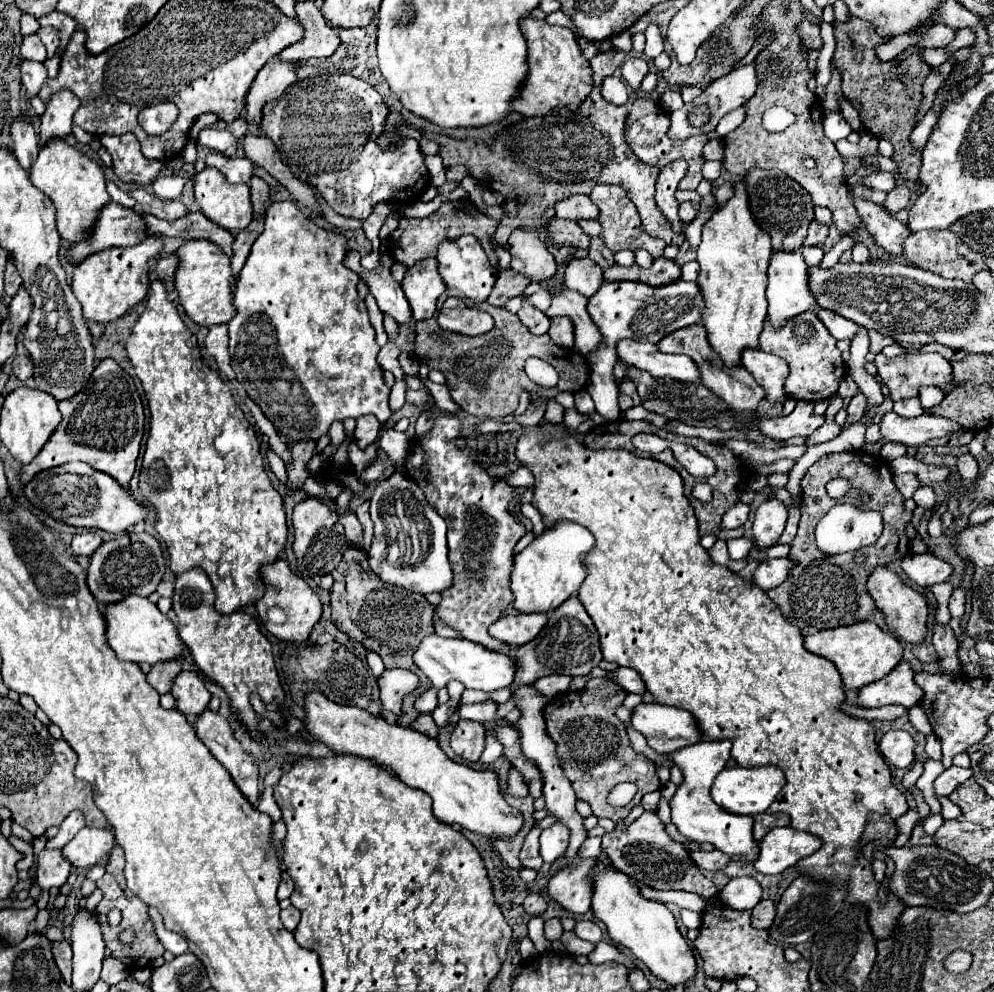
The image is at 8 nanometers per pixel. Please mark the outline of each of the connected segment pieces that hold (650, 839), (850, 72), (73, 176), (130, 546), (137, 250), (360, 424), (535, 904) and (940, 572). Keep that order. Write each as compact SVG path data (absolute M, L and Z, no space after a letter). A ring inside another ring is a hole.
M644 811L632 823L614 827L614 831L602 835L602 851L608 855L612 867L616 871L626 873L638 883L646 883L652 889L682 889L692 891L702 897L714 897L718 889L708 881L700 869L692 863L690 851L686 851L680 843L672 841L666 833L664 823L660 823L654 811Z
M848 17L848 21L834 21L834 39L836 51L832 57L834 69L842 77L842 91L846 101L858 111L862 125L866 131L880 139L886 139L894 147L894 161L900 167L900 177L912 183L918 183L918 175L922 163L922 151L914 151L910 145L910 133L916 125L916 113L922 101L922 85L924 79L932 73L932 67L922 59L924 47L912 45L904 49L892 61L880 61L876 57L876 47L886 43L876 35L872 23L864 23L862 19Z
M52 139L52 143L44 143L38 159L32 163L30 179L42 193L52 199L56 207L58 233L70 243L76 243L76 239L82 241L86 237L86 231L96 221L98 209L102 209L110 199L102 167L88 159L74 145L66 143L66 139Z
M124 533L112 541L102 543L88 569L88 587L100 605L116 603L128 595L148 597L156 591L164 575L164 557L158 541L150 533Z
M148 235L142 243L134 247L112 247L88 255L80 265L74 267L72 277L72 291L82 305L82 313L88 321L108 323L124 313L128 313L136 303L140 303L150 285L150 265L148 261L154 259L164 249L164 239L156 235Z
M366 415L360 417L356 421L356 429L354 429L354 439L358 441L360 447L366 447L370 443L376 441L378 437L378 429L380 429L380 421L374 415Z
M530 893L526 897L523 907L532 916L542 915L547 909L547 901L539 893Z
M908 553L902 559L902 569L910 577L910 581L918 587L932 587L944 583L952 573L952 567L932 553L922 555Z

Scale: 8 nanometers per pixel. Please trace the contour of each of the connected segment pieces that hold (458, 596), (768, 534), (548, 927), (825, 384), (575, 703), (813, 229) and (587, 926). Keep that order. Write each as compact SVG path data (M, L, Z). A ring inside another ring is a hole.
M454 415L436 417L432 429L426 435L412 439L412 451L404 463L406 473L424 491L428 505L432 509L436 509L438 515L444 517L444 521L448 523L448 551L450 551L448 559L450 559L450 565L454 571L454 583L452 583L452 587L448 587L440 593L442 601L436 607L436 615L446 625L450 625L454 631L458 631L458 635L462 639L480 643L482 647L486 647L490 651L514 657L514 649L506 643L492 639L492 635L488 635L488 629L492 623L496 623L504 615L506 607L512 603L510 575L512 575L512 563L514 563L514 547L526 533L526 527L520 525L516 521L516 517L510 513L510 501L514 499L516 487L508 485L506 477L510 477L512 471L508 471L504 477L490 475L490 471L486 467L486 459L488 459L486 453L482 453L474 447L468 447L468 445L464 445L464 447L456 445L456 439L460 437L460 429L462 429L462 421L458 417L454 417Z
M764 499L754 515L754 545L770 547L776 545L788 519L788 509L780 499Z
M548 919L546 923L544 923L544 937L548 939L548 941L558 941L560 937L562 937L562 933L564 933L564 929L562 929L562 925L560 925L560 921L558 919Z
M808 311L804 315L788 319L784 327L772 327L772 323L766 321L764 331L760 335L760 349L786 359L790 375L784 383L784 389L792 399L830 399L838 389L838 381L846 375L846 365L842 361L840 349L836 347L836 339L828 333L818 315Z
M612 680L607 686L609 694L608 691L580 691L564 693L564 697L554 697L554 701L550 701L544 709L544 719L548 735L552 735L558 745L558 755L566 765L566 777L574 783L578 799L590 803L596 817L622 821L628 817L630 809L640 803L642 795L660 789L660 781L656 777L656 765L630 747L626 725L614 715L616 707L622 705L626 697L624 689L620 689ZM622 781L632 781L638 787L638 793L626 807L612 807L608 803L608 795Z
M812 221L808 227L808 235L804 239L804 245L820 245L828 237L828 227L820 225L818 221Z
M578 921L576 927L574 927L574 933L584 939L584 941L590 941L590 943L598 943L602 939L602 933L600 933L600 927L594 923L594 921Z

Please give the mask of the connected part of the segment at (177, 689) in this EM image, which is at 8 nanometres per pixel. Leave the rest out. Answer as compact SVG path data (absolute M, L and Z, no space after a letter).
M182 671L172 681L170 693L176 699L176 707L188 721L194 721L210 701L210 691L204 687L204 681L198 671Z

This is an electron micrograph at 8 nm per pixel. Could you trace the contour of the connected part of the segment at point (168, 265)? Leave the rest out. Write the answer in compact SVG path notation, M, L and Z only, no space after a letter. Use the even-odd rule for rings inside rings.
M168 255L164 259L158 259L158 265L154 269L154 277L160 279L168 291L174 291L174 271L178 267L178 257Z

